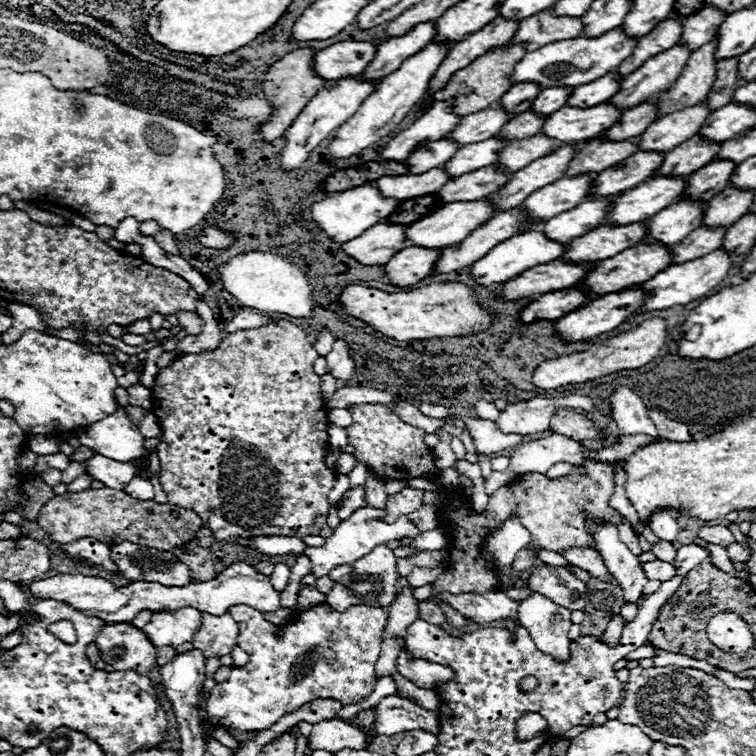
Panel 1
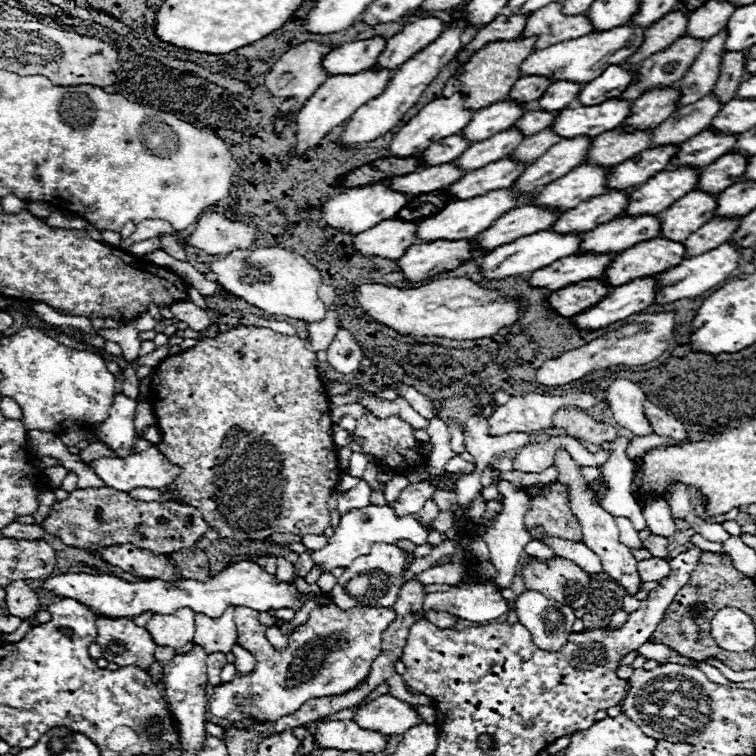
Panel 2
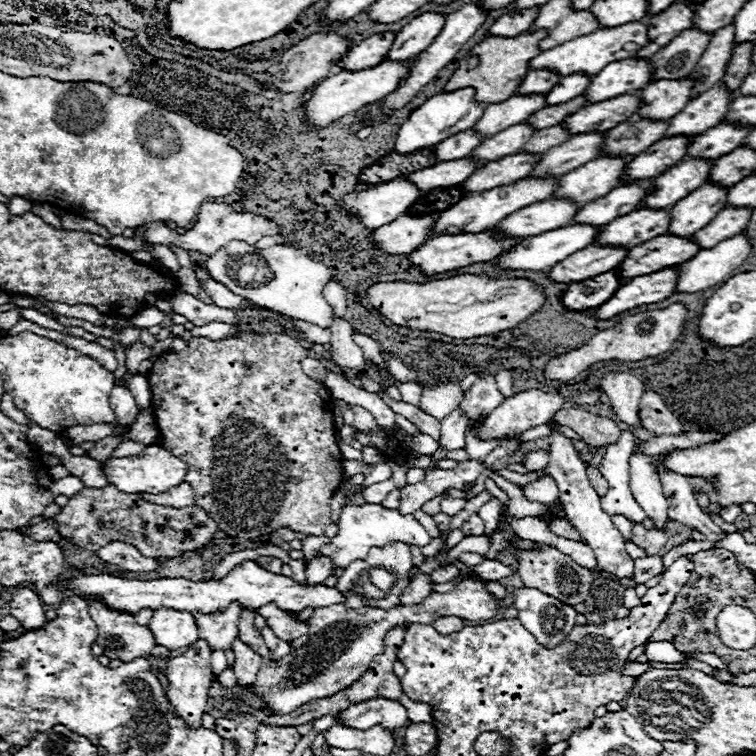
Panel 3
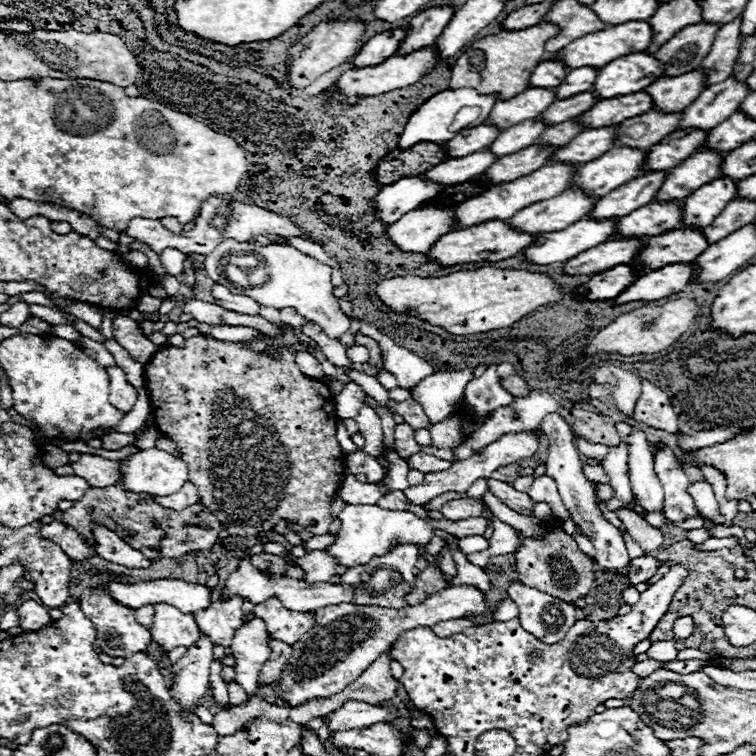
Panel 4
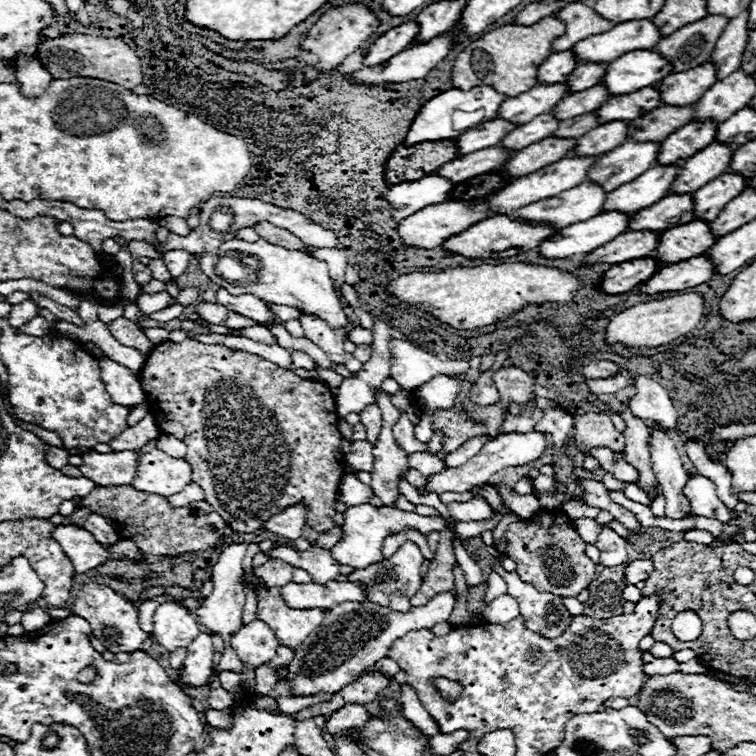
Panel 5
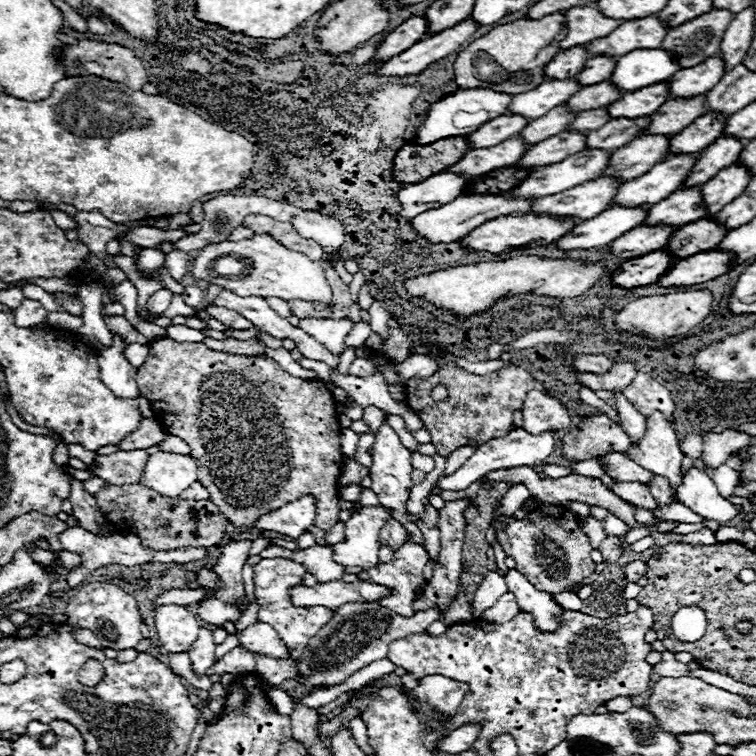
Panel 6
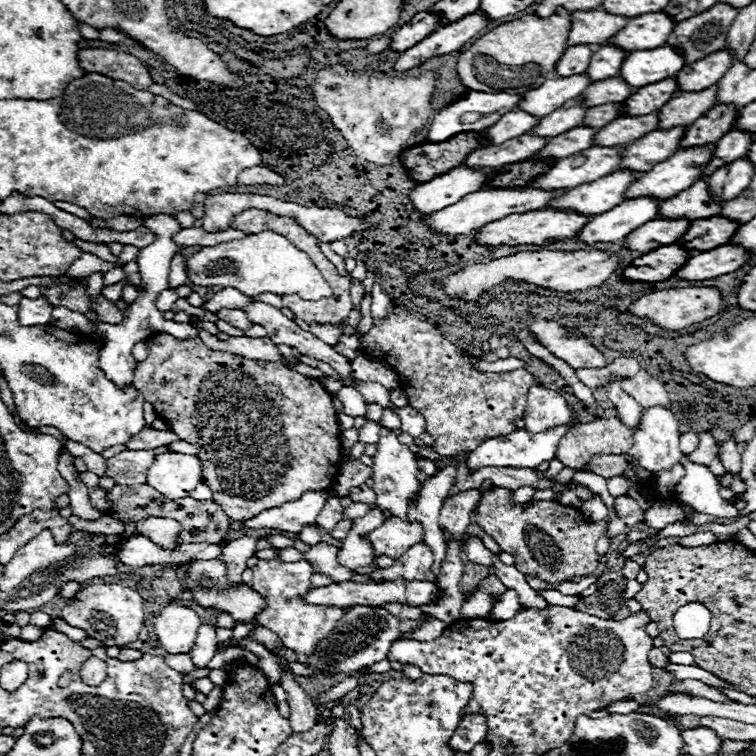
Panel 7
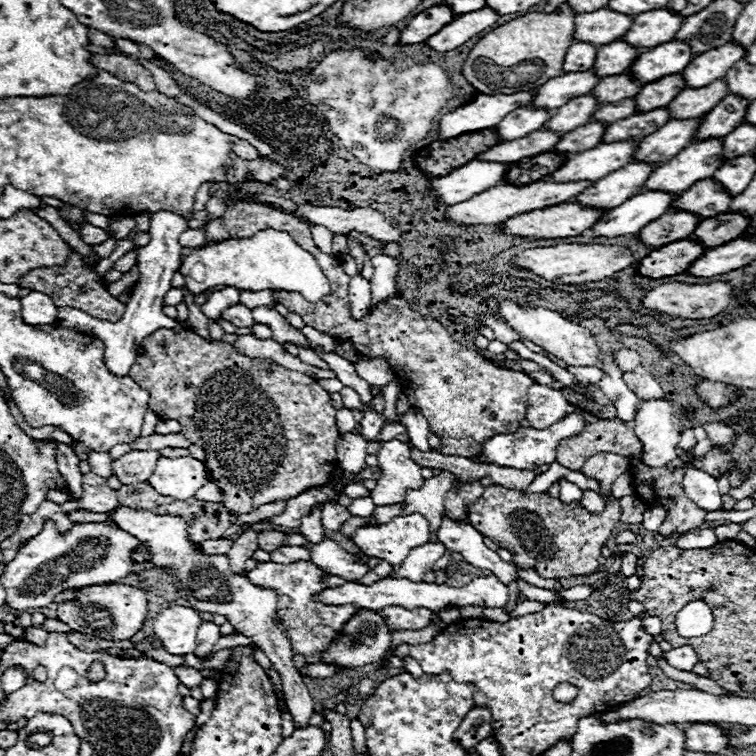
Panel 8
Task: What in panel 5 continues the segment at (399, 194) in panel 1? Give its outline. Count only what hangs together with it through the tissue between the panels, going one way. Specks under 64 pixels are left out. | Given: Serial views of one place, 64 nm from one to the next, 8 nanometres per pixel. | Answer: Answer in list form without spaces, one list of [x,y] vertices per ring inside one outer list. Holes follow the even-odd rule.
[[[496,146],[490,150],[478,150],[474,154],[454,158],[454,162],[446,162],[446,166],[434,170],[434,176],[442,176],[450,182],[464,182],[502,166],[510,156],[512,154],[502,154],[502,150],[498,150]]]

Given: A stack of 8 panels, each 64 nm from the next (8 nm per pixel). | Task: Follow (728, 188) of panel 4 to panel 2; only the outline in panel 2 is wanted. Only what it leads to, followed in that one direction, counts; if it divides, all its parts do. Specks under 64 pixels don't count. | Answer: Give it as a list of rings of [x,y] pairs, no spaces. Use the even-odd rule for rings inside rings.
[[[692,190],[674,202],[670,210],[662,210],[662,214],[658,214],[662,222],[658,236],[674,242],[684,242],[692,232],[710,222],[714,210],[716,198],[710,198],[710,194],[702,194],[700,190]]]

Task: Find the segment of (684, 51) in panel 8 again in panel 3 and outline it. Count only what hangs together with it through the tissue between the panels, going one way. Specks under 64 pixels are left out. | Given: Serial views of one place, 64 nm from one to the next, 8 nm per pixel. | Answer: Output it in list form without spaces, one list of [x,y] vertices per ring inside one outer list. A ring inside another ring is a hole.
[[[628,58],[626,62],[612,62],[590,80],[584,96],[590,104],[596,104],[630,94],[644,88],[650,82],[650,74],[652,66],[648,62],[638,62],[636,58]]]

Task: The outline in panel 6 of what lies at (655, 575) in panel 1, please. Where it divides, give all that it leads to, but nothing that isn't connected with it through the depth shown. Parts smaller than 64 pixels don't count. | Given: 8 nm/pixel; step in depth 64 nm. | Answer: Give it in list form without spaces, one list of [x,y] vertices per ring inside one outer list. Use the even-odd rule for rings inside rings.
[[[640,560],[630,562],[630,564],[626,566],[624,574],[626,574],[626,580],[628,580],[628,582],[638,582],[638,580],[646,574],[646,562],[640,562]]]

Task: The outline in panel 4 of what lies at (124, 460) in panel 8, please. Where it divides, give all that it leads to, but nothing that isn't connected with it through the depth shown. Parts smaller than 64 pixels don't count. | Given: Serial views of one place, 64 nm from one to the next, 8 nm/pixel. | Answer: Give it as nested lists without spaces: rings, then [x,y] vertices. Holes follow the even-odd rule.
[[[82,454],[78,462],[70,464],[74,474],[82,476],[90,486],[94,488],[104,488],[104,486],[114,486],[120,478],[118,460],[108,460],[96,454]]]

